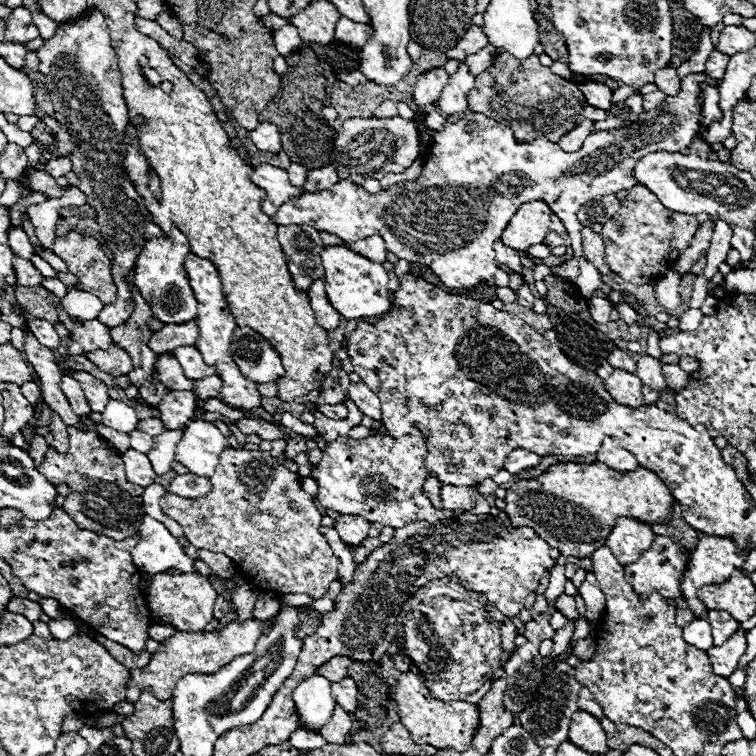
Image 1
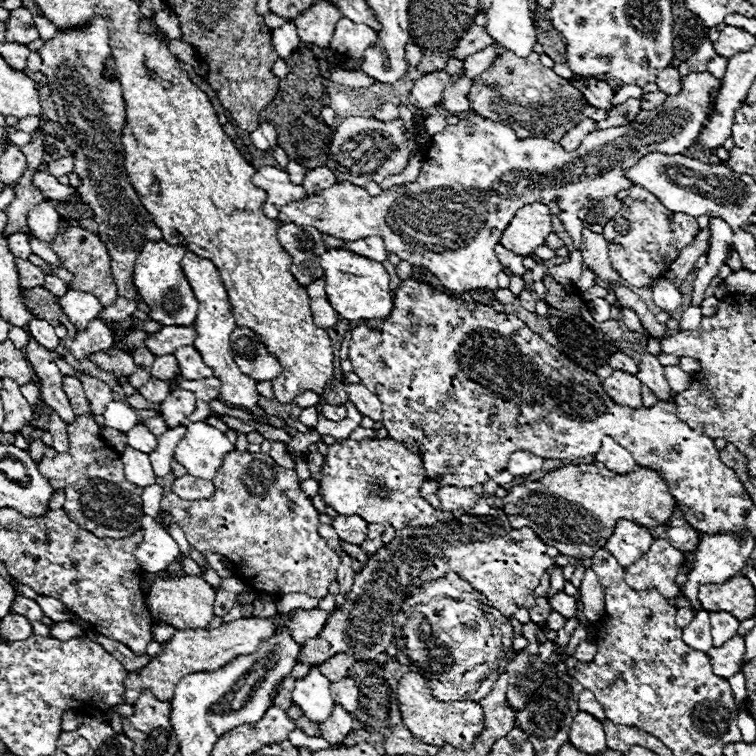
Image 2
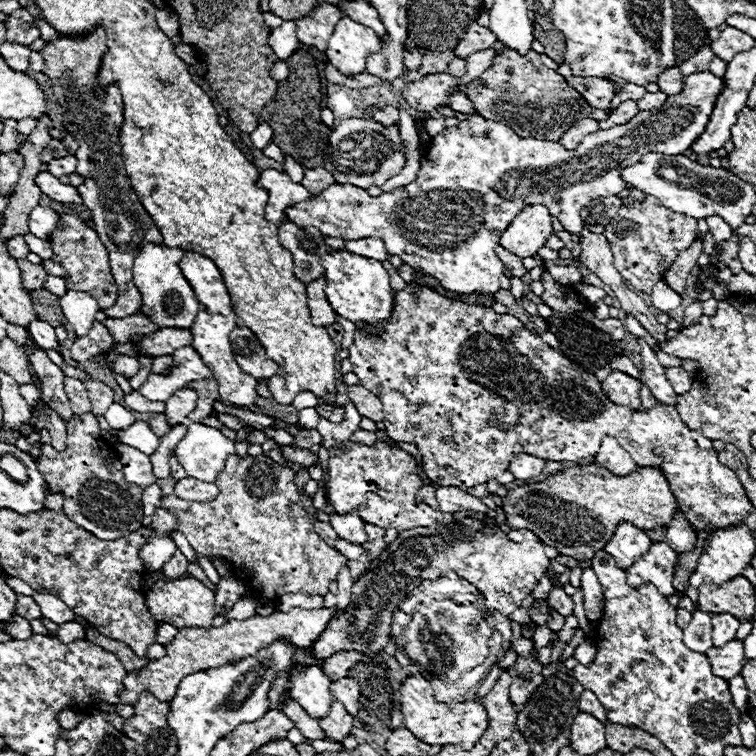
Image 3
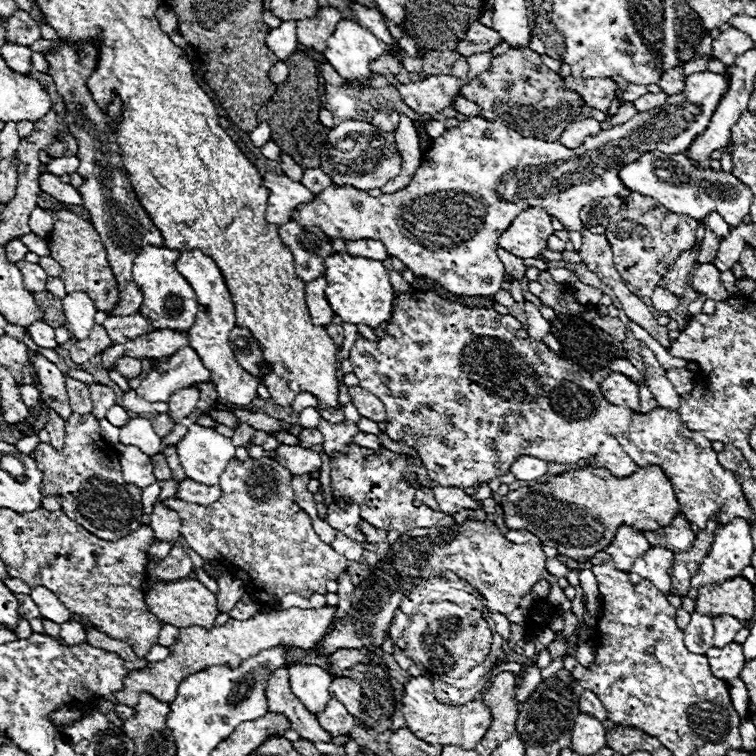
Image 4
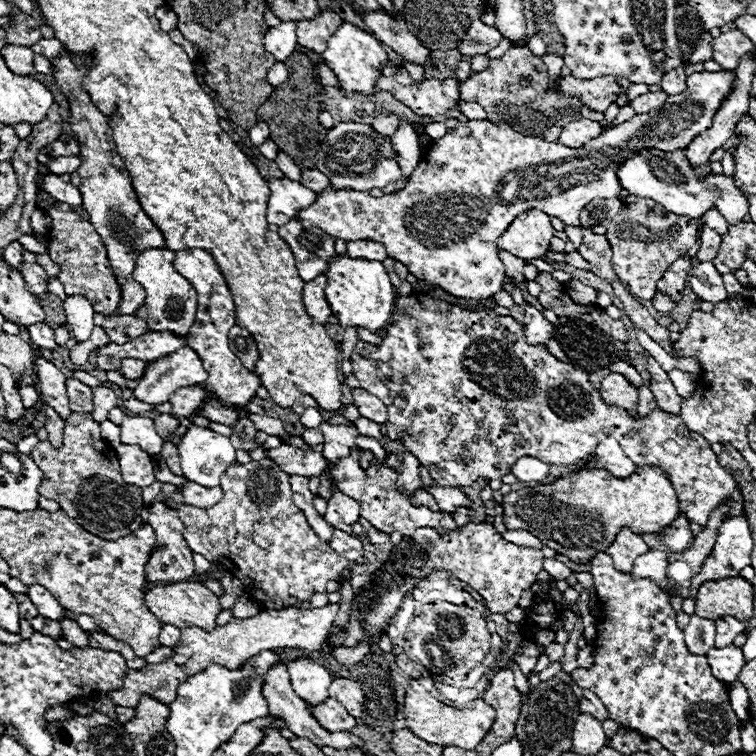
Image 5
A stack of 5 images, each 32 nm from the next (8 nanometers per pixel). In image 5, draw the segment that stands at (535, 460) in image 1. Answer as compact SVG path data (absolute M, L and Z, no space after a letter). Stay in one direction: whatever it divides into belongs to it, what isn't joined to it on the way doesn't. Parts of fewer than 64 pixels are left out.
M522 456L512 466L512 474L520 482L542 482L550 472L548 472L548 464L544 464L542 460L536 460L536 458L530 458L530 456Z

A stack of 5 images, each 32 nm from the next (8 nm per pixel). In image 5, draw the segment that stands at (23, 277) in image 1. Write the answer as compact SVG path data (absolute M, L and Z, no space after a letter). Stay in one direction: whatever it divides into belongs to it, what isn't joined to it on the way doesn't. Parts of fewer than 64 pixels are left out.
M22 262L22 264L20 264L20 272L22 272L22 276L24 276L26 288L28 288L32 294L46 292L48 276L46 276L46 272L44 272L42 266L30 264L30 262Z

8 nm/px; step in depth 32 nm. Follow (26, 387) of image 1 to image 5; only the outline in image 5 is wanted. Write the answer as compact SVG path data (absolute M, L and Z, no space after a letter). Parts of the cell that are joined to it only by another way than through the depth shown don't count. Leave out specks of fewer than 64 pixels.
M22 386L22 388L20 388L20 398L22 398L22 404L24 404L26 408L34 406L34 404L40 400L38 390L36 390L34 386Z

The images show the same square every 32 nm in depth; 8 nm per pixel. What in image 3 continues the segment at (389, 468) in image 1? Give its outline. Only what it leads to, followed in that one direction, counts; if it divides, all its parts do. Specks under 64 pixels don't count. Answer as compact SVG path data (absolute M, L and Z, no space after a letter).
M344 442L342 448L332 448L328 456L330 478L322 486L326 502L340 514L358 510L360 518L368 524L382 528L396 528L398 532L416 526L434 526L454 522L452 514L430 508L426 502L418 502L416 494L422 486L418 474L418 462L402 448L394 448L394 442L376 442L374 446Z

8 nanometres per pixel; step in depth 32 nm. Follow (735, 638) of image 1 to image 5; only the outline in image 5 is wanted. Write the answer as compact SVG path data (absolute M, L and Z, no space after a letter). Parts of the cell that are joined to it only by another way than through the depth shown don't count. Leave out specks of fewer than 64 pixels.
M730 644L728 648L712 648L708 654L708 664L712 668L712 676L724 680L726 684L734 682L746 664L742 656L742 648Z

